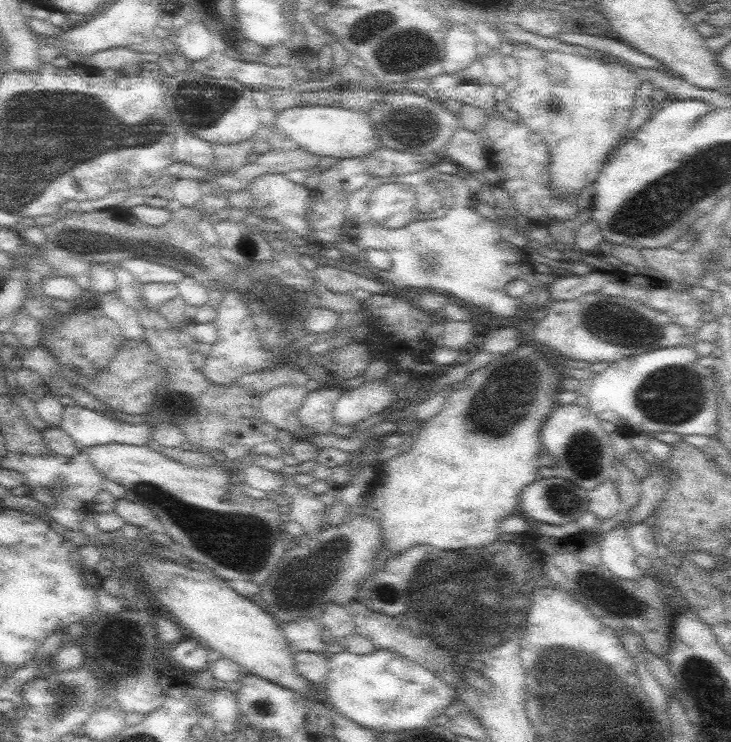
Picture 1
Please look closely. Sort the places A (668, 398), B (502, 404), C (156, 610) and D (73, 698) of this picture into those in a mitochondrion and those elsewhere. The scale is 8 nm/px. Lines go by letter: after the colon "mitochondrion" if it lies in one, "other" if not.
A: mitochondrion
B: mitochondrion
C: other
D: mitochondrion

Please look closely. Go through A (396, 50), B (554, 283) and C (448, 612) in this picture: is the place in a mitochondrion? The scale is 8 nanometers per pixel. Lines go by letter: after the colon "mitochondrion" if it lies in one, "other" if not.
A: mitochondrion
B: other
C: mitochondrion

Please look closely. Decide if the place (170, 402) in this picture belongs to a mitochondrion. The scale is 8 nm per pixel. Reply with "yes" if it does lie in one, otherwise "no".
no

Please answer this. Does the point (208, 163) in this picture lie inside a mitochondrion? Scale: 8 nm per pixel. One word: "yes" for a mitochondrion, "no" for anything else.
no

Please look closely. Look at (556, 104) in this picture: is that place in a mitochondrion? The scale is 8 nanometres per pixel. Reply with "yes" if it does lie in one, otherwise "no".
yes

